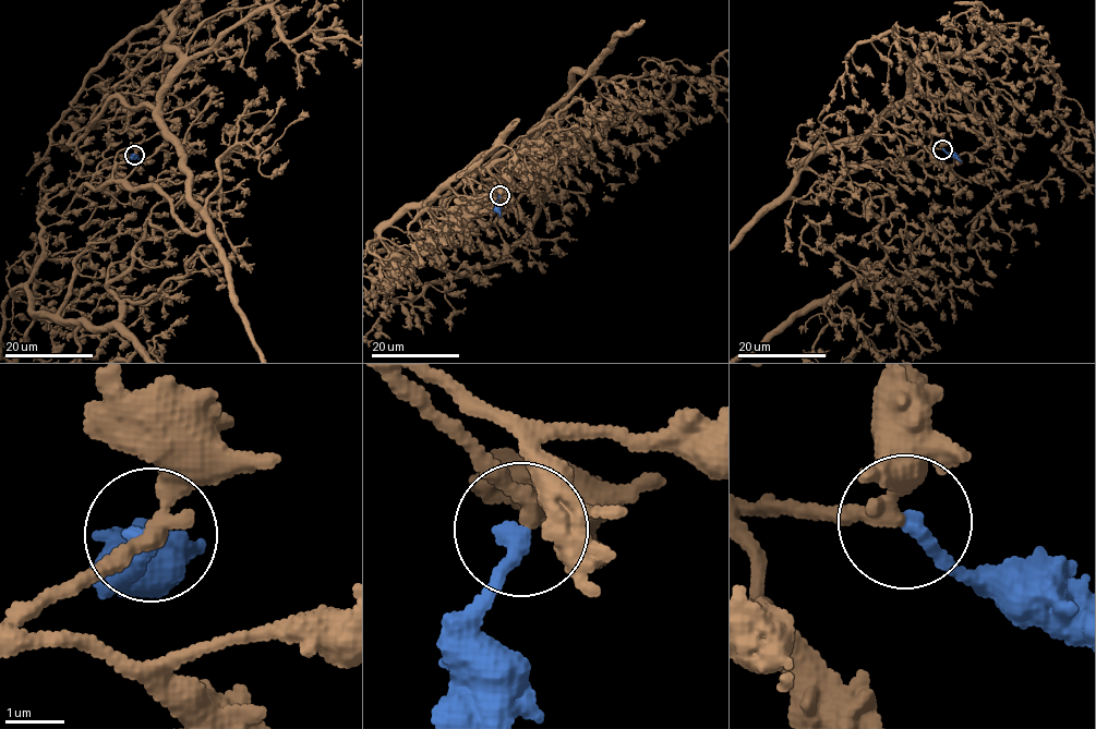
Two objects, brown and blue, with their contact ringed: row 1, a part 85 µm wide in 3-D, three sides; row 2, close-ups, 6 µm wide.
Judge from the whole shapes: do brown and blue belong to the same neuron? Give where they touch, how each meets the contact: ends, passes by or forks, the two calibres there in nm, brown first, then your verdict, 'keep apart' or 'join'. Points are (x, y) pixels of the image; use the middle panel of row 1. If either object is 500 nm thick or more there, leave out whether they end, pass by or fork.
at (500, 195); brown passes by; blue ends there; 280 nm thick on the brown side, 280 nm on the other; join

